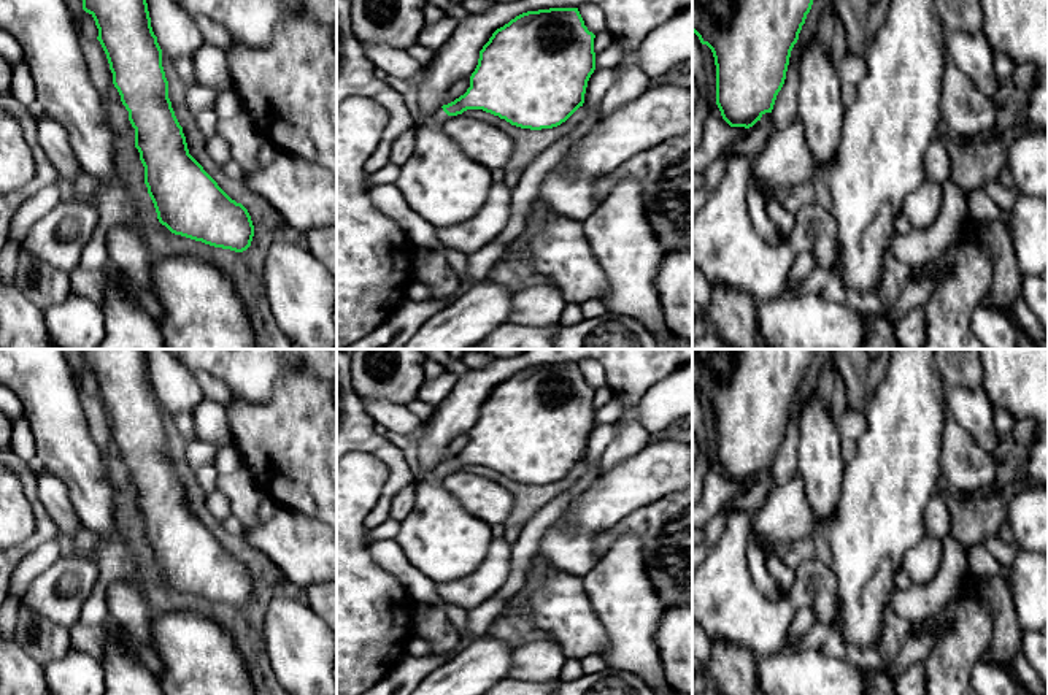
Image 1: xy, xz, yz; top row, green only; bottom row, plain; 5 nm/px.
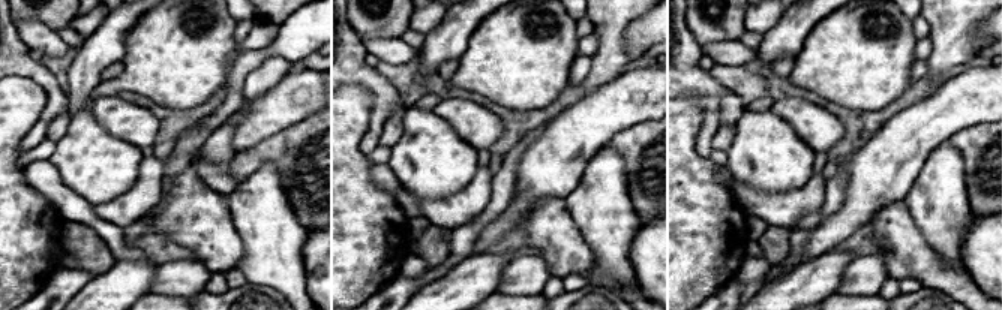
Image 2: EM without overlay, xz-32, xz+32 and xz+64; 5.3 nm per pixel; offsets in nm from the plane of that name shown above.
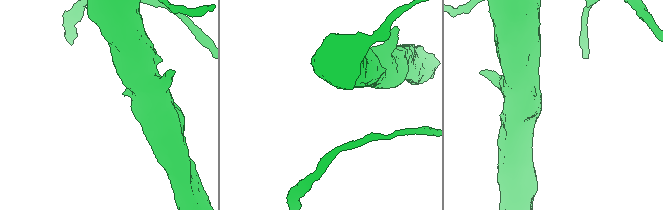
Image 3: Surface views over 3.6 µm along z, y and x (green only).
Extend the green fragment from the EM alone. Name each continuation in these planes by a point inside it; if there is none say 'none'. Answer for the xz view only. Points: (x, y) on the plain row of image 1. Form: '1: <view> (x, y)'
1: xz (440, 472)

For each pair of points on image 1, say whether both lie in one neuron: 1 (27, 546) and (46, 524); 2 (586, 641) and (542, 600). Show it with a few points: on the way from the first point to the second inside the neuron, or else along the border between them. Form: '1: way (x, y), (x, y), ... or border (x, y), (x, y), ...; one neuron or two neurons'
1: way (32, 541), (45, 529); one neuron
2: way (575, 630), (553, 608); one neuron

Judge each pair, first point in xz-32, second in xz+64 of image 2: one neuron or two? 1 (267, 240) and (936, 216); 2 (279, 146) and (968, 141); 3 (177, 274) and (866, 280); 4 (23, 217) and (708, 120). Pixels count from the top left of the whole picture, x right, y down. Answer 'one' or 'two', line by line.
1: one
2: one
3: one
4: two

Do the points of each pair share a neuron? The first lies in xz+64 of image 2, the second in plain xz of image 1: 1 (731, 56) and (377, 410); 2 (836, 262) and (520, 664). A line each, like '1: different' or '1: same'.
1: same
2: different

